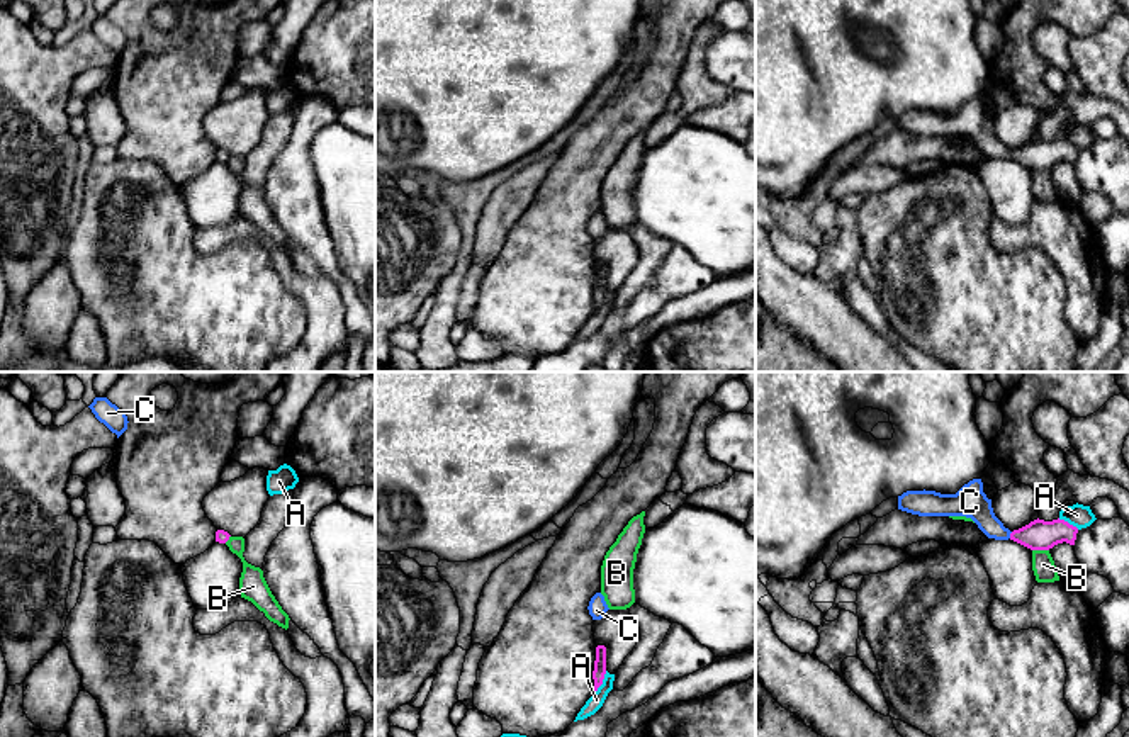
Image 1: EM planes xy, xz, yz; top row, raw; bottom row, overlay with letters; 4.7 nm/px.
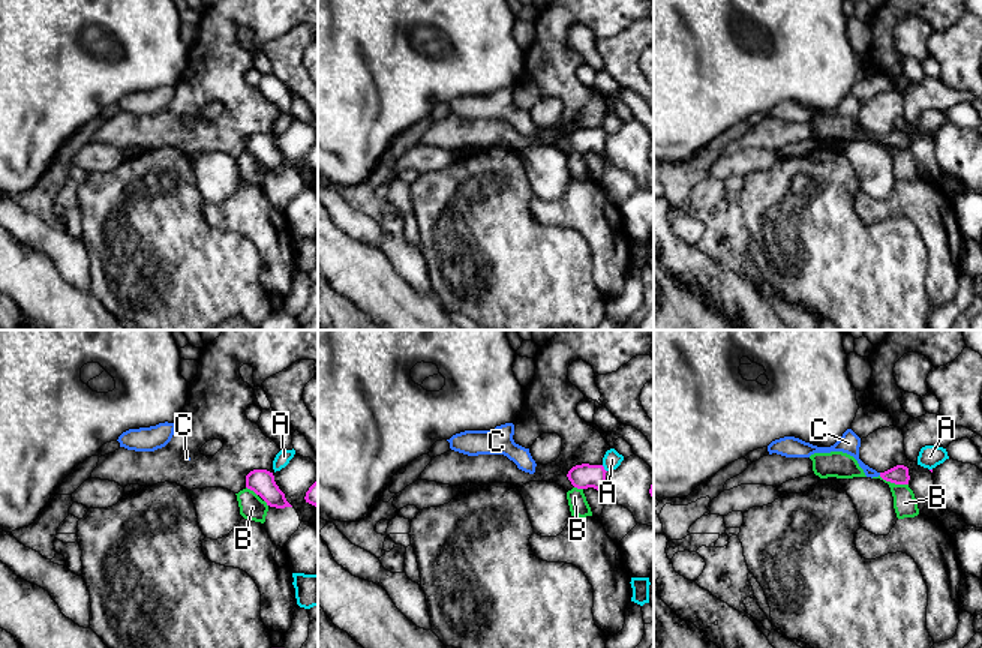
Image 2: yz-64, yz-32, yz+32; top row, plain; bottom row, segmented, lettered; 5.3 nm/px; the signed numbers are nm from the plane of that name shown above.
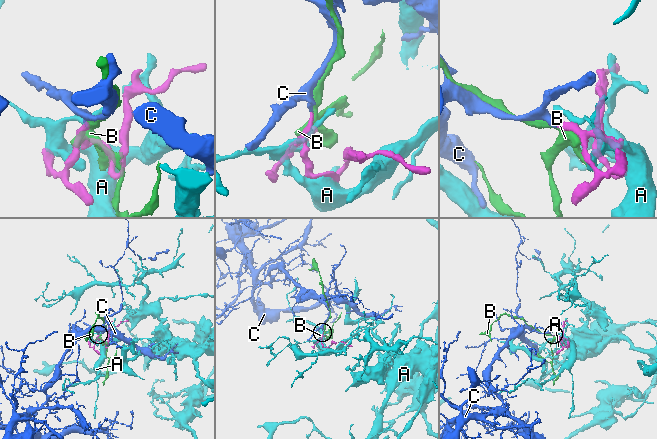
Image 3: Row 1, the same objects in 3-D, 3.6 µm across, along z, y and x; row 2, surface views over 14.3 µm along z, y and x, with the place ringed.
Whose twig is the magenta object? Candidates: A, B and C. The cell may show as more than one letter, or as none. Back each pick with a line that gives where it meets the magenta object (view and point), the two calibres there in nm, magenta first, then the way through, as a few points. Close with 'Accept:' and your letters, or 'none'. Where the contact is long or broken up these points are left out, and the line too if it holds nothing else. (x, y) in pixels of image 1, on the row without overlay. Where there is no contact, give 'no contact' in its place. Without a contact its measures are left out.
C: meets magenta in yz at (1011, 155); 140 nm thick on the magenta side, 150 nm on the other; runs through yz (1038, 155), (1011, 155), (1002, 153), (970, 121)
Accept: C

